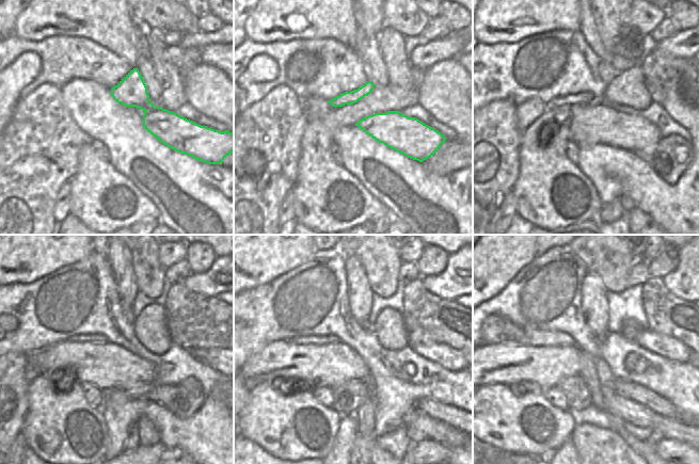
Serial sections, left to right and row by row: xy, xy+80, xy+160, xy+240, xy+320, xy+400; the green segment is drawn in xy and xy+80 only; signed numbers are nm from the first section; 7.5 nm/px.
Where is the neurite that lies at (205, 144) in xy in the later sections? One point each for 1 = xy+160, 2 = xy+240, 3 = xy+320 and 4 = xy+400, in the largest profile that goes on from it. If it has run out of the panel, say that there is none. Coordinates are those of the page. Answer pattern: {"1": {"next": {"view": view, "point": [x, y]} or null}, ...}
{"1": {"next": {"view": "xy+160", "point": [590, 122]}}, "2": {"next": {"view": "xy+240", "point": [111, 366]}}, "3": {"next": {"view": "xy+320", "point": [343, 364]}}, "4": {"next": {"view": "xy+400", "point": [539, 346]}}}

